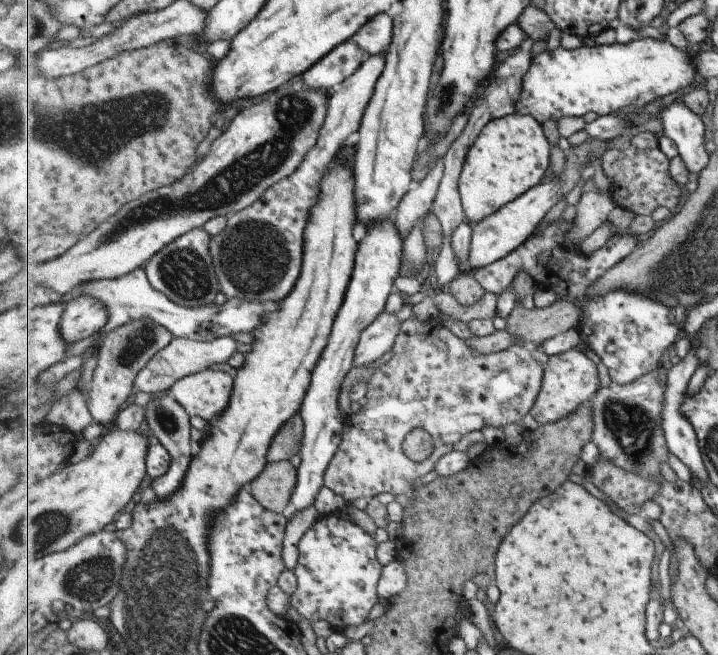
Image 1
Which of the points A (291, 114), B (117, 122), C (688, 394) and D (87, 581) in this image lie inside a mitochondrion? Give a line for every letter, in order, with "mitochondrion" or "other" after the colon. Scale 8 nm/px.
A: mitochondrion
B: mitochondrion
C: other
D: mitochondrion

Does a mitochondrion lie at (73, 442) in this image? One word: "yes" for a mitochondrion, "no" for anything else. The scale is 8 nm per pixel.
no

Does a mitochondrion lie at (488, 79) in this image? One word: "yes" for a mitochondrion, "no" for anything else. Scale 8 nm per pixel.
no

